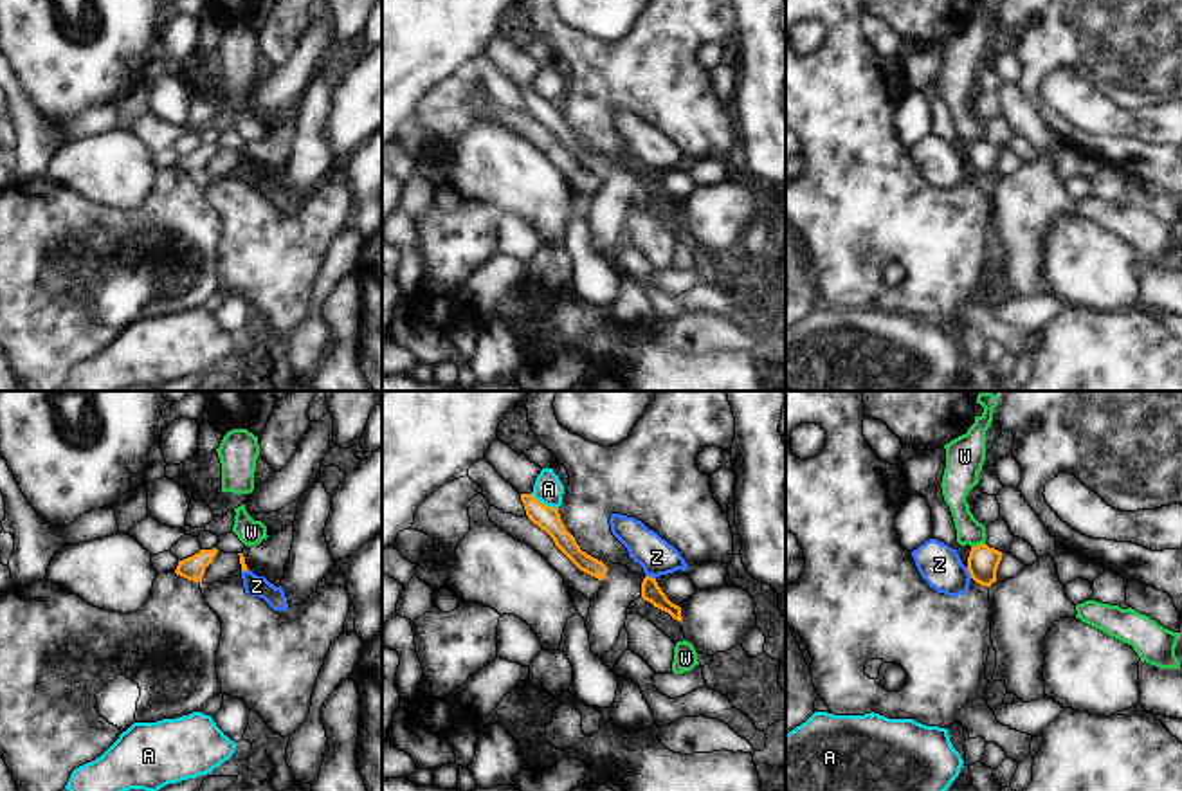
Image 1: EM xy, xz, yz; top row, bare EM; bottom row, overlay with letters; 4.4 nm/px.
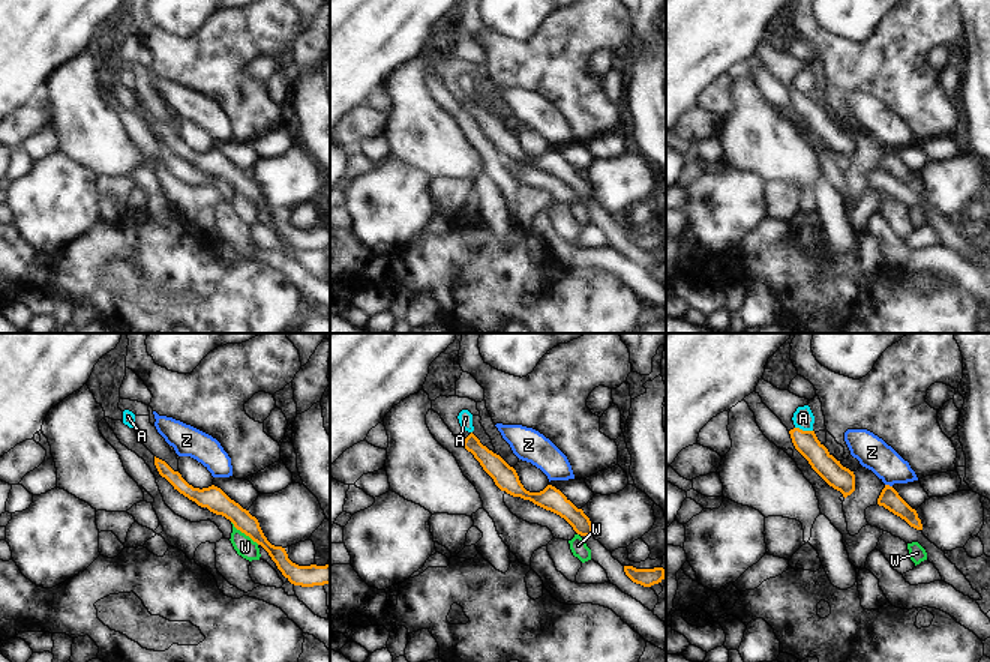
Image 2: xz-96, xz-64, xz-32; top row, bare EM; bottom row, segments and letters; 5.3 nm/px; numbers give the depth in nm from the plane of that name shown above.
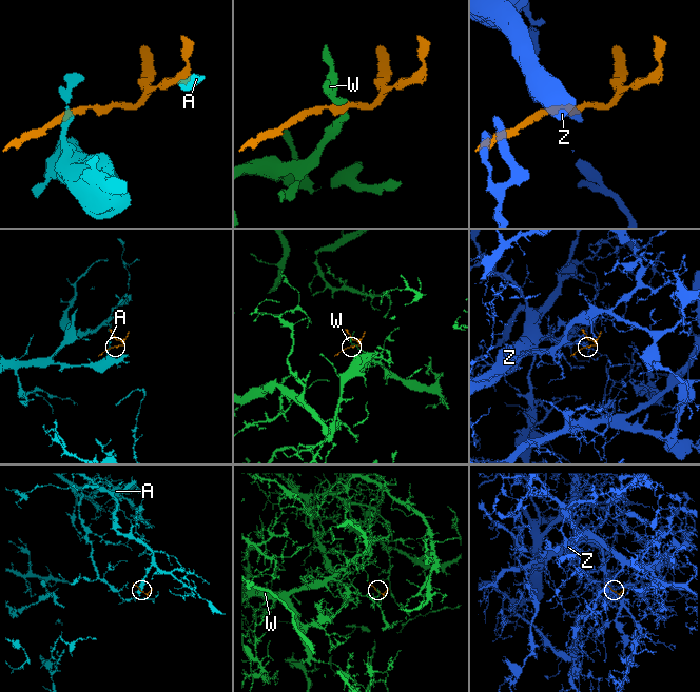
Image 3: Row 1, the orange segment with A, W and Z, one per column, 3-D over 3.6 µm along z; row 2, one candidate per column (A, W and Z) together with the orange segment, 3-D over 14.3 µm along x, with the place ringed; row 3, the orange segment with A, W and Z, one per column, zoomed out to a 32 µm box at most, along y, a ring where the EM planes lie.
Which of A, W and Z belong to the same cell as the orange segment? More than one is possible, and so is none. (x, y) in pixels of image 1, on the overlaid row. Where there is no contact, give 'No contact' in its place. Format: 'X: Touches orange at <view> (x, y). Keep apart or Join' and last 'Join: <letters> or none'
A: Touches orange at xz (545, 505). Keep apart
W: Touches orange at yz (979, 545). Keep apart
Z: Touches orange at xz (651, 577). Keep apart
Join: none.

